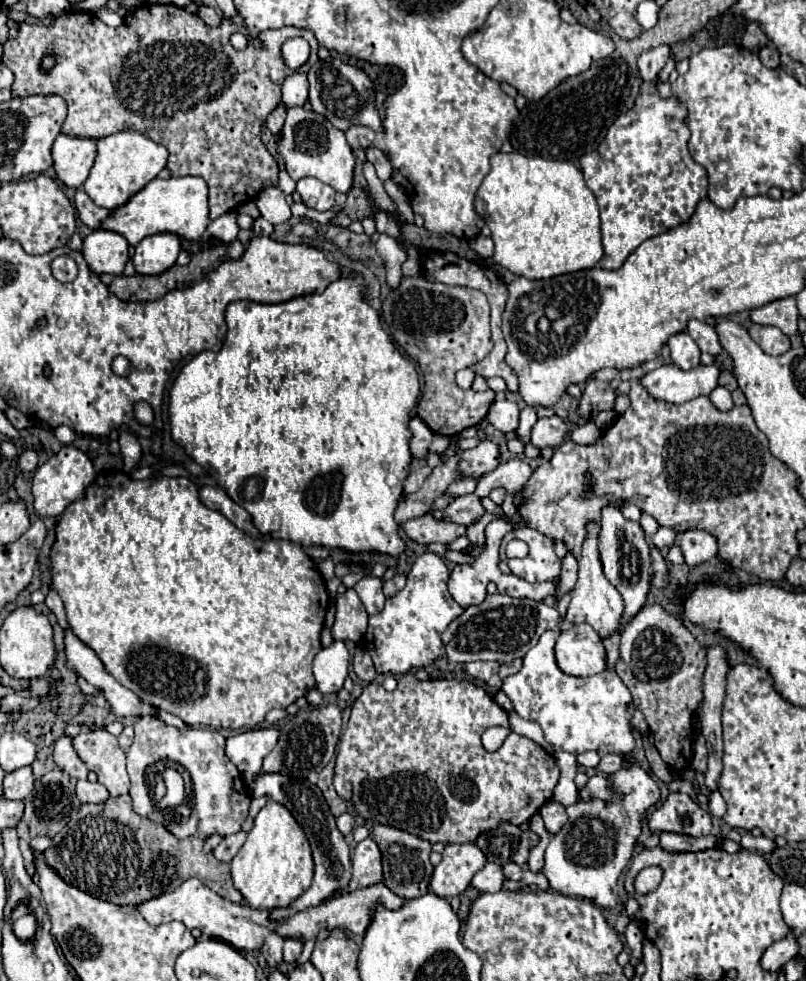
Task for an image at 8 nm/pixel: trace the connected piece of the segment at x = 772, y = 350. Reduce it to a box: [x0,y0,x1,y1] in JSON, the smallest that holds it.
[748,324,790,356]

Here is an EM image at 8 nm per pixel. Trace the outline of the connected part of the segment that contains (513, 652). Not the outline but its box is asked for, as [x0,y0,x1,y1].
[442,594,560,664]

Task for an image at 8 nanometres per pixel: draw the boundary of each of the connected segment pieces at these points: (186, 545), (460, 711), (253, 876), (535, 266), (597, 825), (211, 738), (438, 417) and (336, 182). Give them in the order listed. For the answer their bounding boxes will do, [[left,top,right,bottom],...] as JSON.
[[50,470,328,730],[334,672,560,844],[230,800,314,910],[476,154,602,280],[542,762,660,908],[126,716,250,838],[380,278,494,436],[278,108,354,192]]

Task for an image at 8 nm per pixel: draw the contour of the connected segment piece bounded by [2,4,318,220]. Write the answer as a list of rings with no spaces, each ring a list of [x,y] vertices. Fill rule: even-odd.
[[[140,4],[136,10],[132,10],[132,12],[128,12],[128,14],[124,16],[124,24],[118,26],[118,28],[106,26],[102,20],[98,20],[98,18],[96,18],[94,14],[90,14],[90,12],[80,12],[80,10],[70,8],[70,10],[66,10],[66,12],[58,14],[58,16],[54,16],[52,24],[26,24],[26,22],[20,24],[18,36],[16,36],[16,38],[10,38],[10,40],[4,44],[2,62],[4,62],[4,64],[14,72],[14,76],[16,76],[16,80],[14,80],[14,84],[12,84],[12,96],[58,94],[58,96],[62,96],[62,98],[66,100],[66,104],[68,104],[68,118],[66,118],[66,122],[64,122],[64,126],[62,126],[62,132],[64,132],[64,134],[76,136],[76,138],[104,138],[104,136],[122,132],[122,130],[126,130],[126,128],[132,128],[132,130],[142,132],[142,134],[148,136],[150,140],[154,140],[154,142],[166,146],[168,152],[170,152],[170,158],[168,158],[168,166],[166,166],[166,168],[170,170],[172,176],[188,176],[188,174],[190,174],[190,176],[202,176],[202,178],[206,180],[206,184],[208,184],[208,188],[210,188],[210,198],[208,198],[208,200],[210,200],[210,218],[214,220],[214,218],[222,216],[224,212],[236,210],[236,208],[242,206],[244,202],[254,200],[254,198],[260,194],[260,190],[278,184],[278,164],[276,164],[274,156],[266,150],[266,146],[262,144],[260,132],[262,132],[262,126],[264,126],[266,118],[270,116],[270,112],[272,112],[274,108],[278,108],[278,104],[280,104],[280,86],[282,86],[284,78],[286,78],[288,74],[294,74],[294,70],[290,70],[290,68],[282,62],[282,58],[280,58],[280,46],[282,46],[288,38],[302,36],[302,38],[308,40],[308,44],[312,46],[312,52],[310,52],[310,60],[308,60],[302,68],[298,68],[296,72],[308,72],[308,70],[312,68],[312,64],[318,62],[318,56],[316,56],[316,52],[318,52],[318,42],[316,42],[314,34],[308,32],[308,30],[300,30],[300,28],[292,28],[292,26],[280,28],[280,30],[266,30],[266,32],[262,32],[262,34],[258,36],[258,40],[262,42],[264,48],[256,48],[256,46],[254,46],[254,38],[248,36],[248,48],[246,48],[244,52],[232,48],[232,44],[230,44],[228,38],[230,38],[230,34],[234,34],[234,32],[244,32],[244,34],[248,36],[248,32],[246,32],[244,26],[234,24],[234,22],[228,20],[228,18],[222,18],[220,26],[212,28],[212,26],[206,26],[206,24],[198,18],[198,14],[190,14],[190,12],[186,12],[184,8],[178,8],[178,6],[172,6],[172,4]],[[48,52],[52,52],[52,54],[58,58],[58,64],[54,66],[54,70],[52,70],[50,74],[44,74],[44,72],[40,70],[40,60],[42,60],[42,56],[48,54]]]

